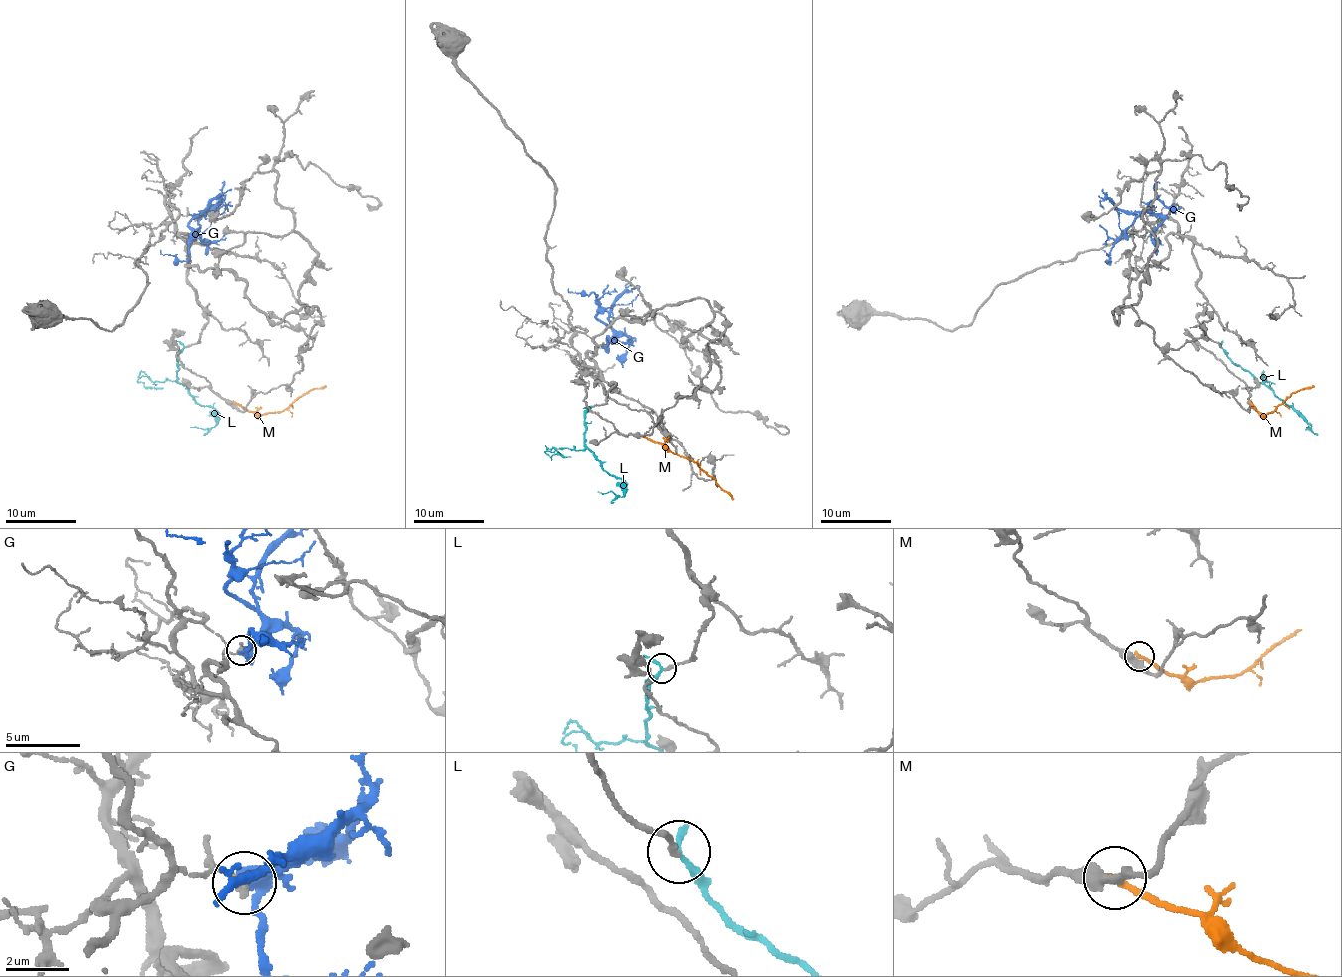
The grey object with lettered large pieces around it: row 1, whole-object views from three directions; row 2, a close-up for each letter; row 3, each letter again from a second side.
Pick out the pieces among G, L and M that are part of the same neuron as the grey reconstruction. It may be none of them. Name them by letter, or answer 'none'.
L

